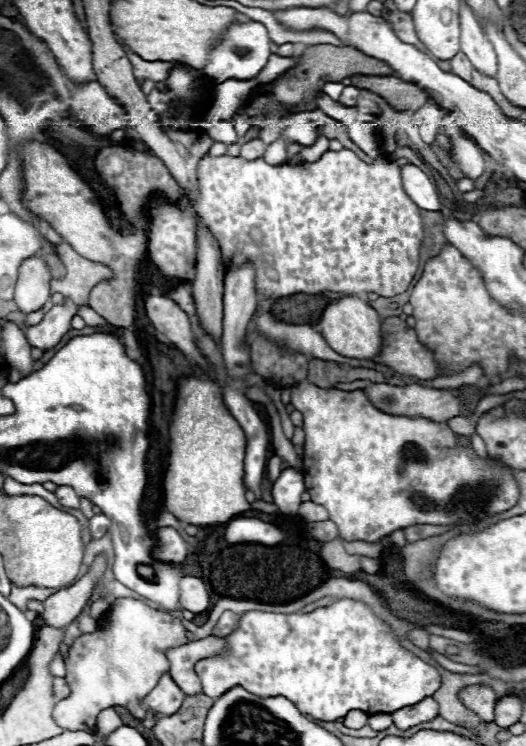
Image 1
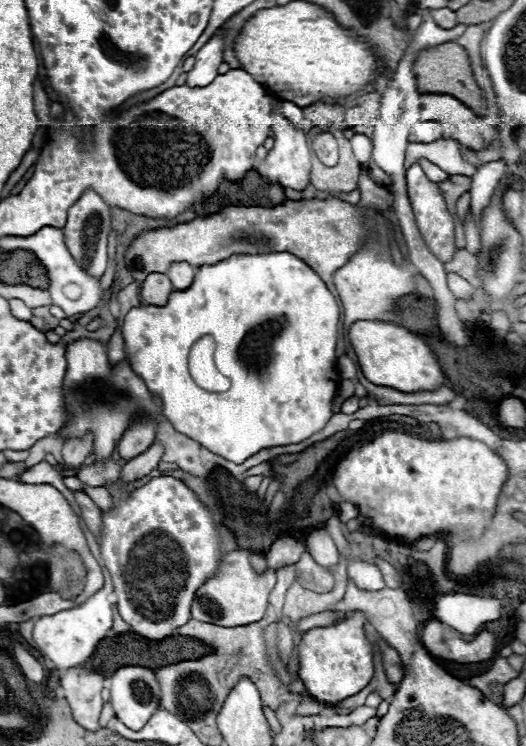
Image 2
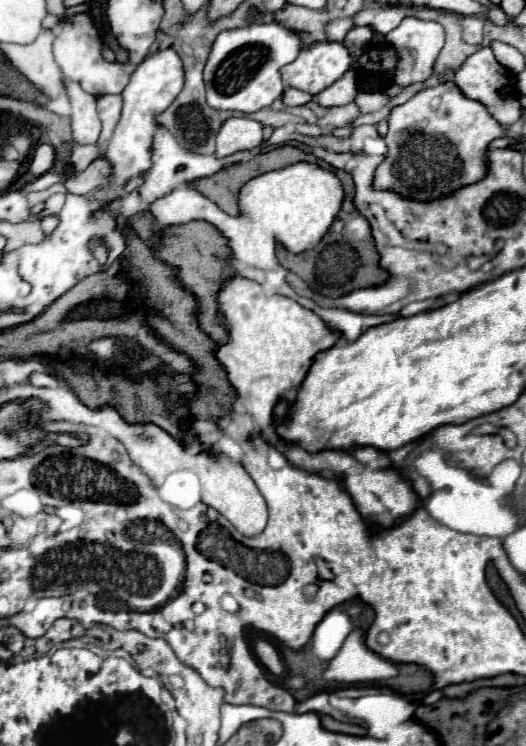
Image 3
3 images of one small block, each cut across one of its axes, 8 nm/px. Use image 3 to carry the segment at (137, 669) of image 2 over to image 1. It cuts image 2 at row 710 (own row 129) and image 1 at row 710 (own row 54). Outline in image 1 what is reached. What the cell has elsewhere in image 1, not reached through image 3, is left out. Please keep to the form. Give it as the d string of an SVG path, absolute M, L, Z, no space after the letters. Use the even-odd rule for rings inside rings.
M166 672L160 676L156 688L142 698L142 706L146 706L146 710L152 710L158 718L164 718L180 710L184 696L186 694L174 684L170 674Z

